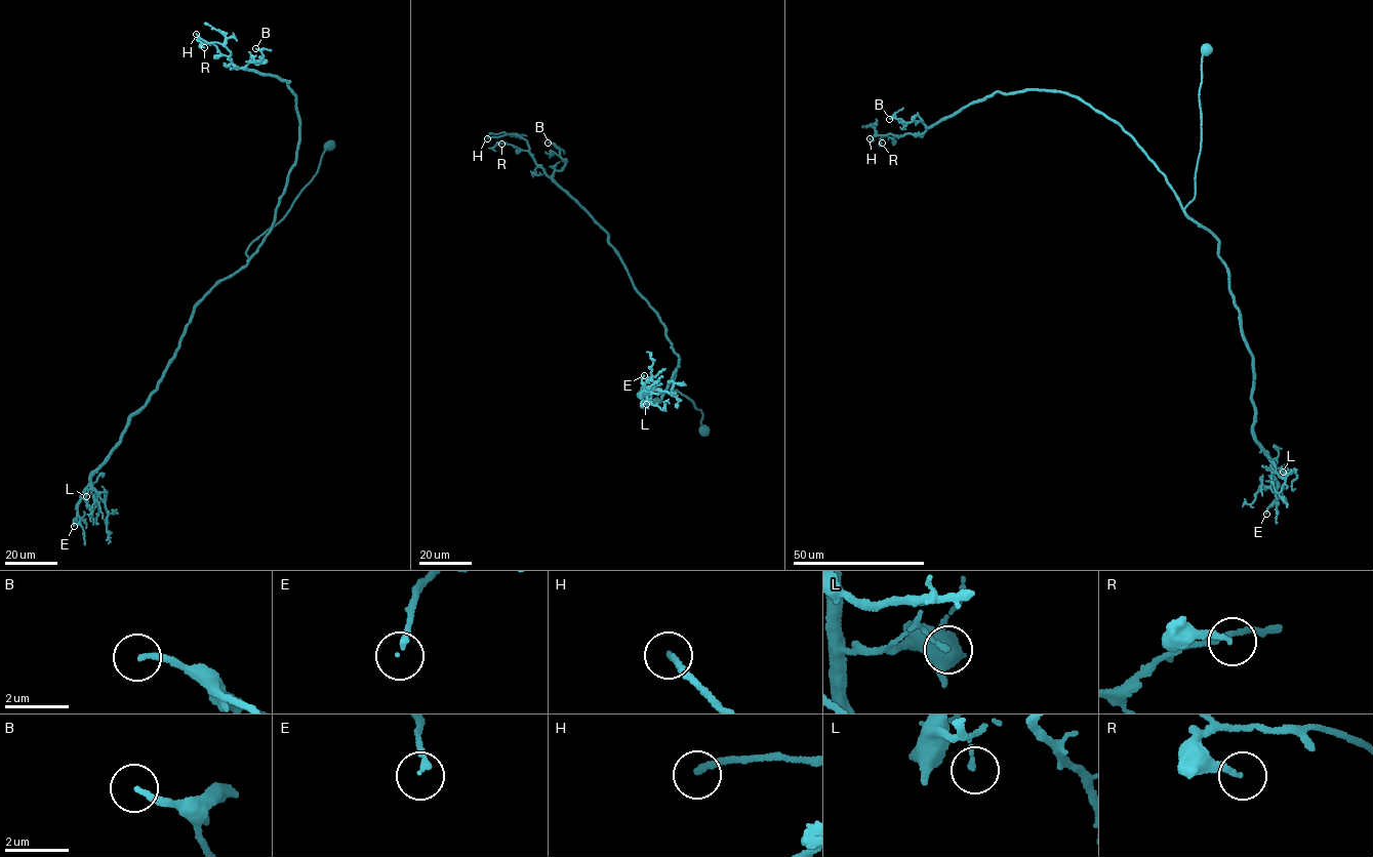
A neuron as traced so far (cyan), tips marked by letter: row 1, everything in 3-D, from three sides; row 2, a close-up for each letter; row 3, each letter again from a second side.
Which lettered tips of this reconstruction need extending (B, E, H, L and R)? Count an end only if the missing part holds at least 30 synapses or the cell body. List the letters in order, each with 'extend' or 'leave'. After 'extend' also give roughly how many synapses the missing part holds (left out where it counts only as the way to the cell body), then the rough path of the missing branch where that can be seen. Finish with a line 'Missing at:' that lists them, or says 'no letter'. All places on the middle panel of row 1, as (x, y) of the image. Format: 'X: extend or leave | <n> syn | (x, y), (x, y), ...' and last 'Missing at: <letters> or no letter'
B: extend | 30 syn | (548, 143), (529, 135)
E: leave
H: extend | 30 syn
L: leave
R: leave
Missing at: B, H

